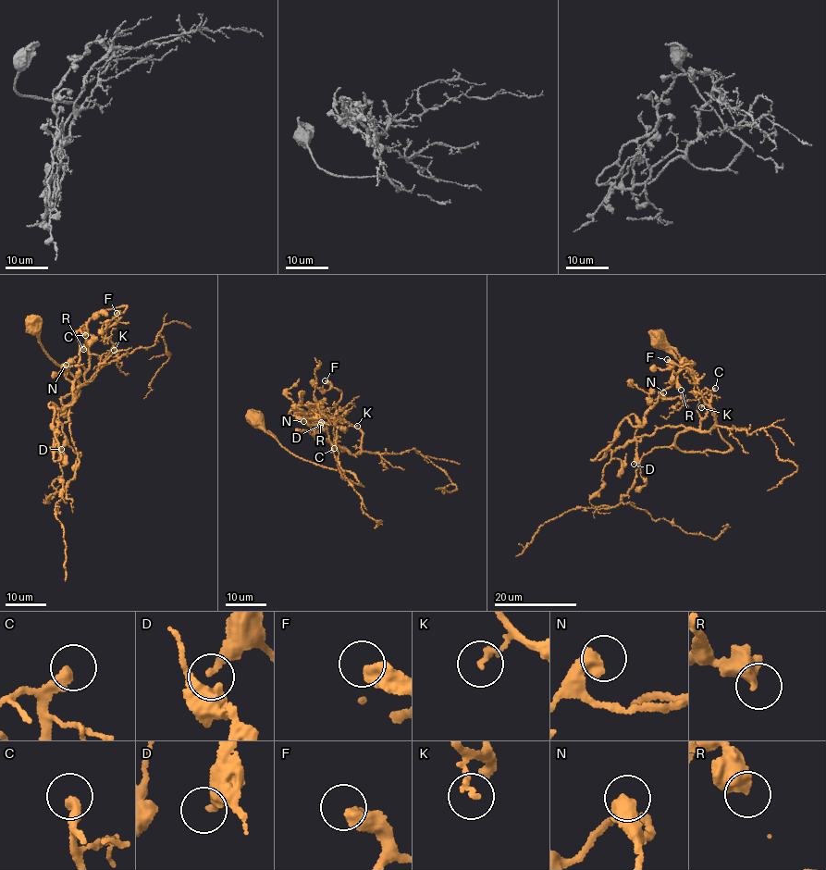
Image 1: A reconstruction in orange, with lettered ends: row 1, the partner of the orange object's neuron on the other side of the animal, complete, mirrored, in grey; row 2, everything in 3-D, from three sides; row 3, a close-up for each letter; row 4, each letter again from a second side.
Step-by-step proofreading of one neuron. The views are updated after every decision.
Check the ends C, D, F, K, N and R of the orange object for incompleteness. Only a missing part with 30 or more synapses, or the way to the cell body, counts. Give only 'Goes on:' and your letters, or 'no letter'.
Goes on: C

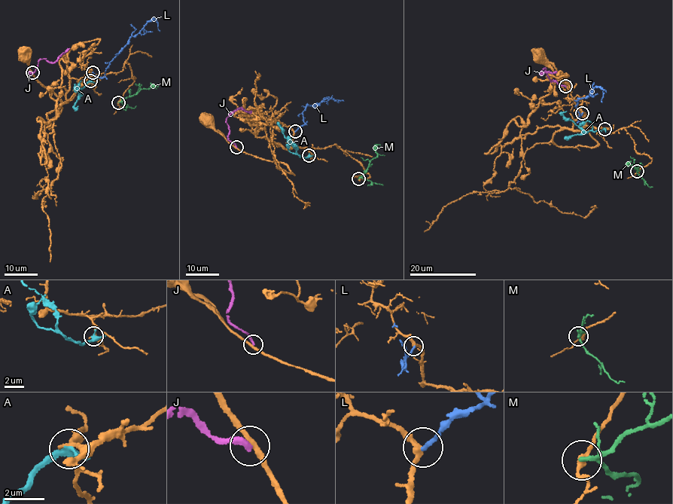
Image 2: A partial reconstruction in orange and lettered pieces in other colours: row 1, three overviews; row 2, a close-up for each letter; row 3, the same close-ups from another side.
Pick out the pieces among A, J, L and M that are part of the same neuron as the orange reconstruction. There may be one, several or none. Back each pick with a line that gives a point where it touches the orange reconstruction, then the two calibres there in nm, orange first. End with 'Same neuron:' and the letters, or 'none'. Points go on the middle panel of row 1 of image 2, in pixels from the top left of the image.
L: (295, 131) | 280/220 nm
Same neuron: L

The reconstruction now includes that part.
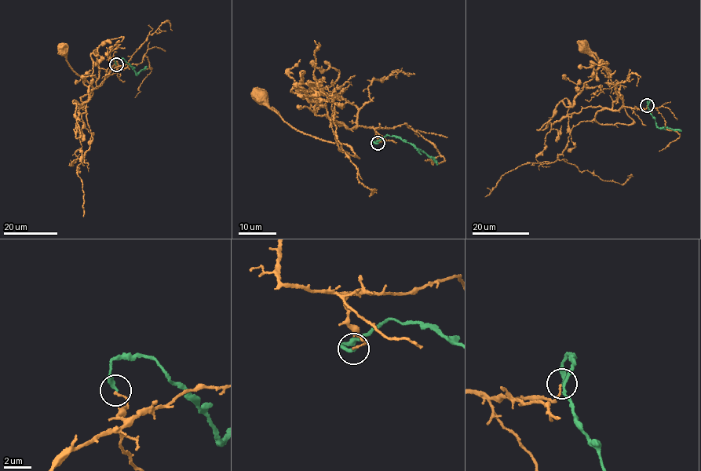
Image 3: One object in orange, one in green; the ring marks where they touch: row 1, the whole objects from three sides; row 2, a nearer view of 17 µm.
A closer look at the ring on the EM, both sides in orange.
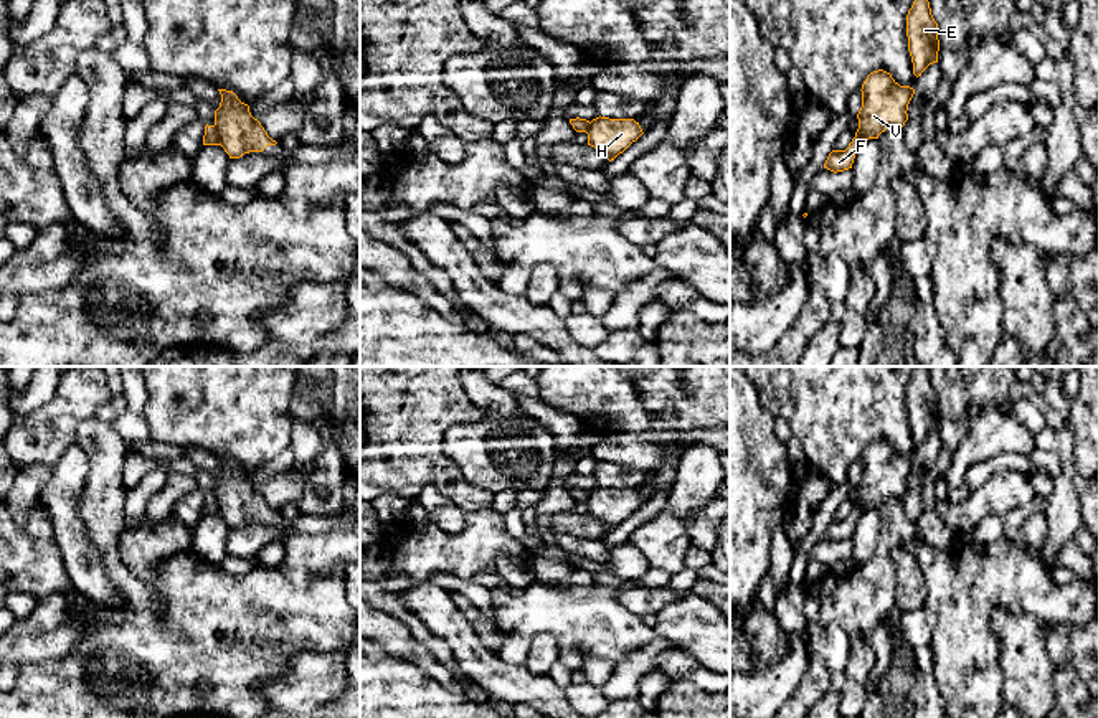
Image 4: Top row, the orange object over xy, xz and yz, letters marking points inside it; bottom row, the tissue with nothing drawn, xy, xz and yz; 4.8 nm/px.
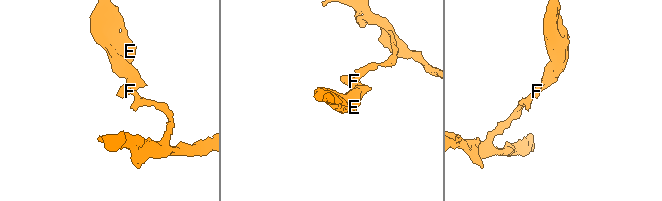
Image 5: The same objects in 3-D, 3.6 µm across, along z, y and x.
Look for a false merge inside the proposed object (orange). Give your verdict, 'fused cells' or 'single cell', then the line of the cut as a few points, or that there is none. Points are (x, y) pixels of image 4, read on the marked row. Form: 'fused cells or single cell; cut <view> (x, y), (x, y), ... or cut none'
fused cells; cut xy (213, 126), (220, 144)

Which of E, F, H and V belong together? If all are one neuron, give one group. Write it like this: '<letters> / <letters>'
E H V / F

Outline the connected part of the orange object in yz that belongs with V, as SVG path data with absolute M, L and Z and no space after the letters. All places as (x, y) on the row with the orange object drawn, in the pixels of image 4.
M878 69L862 84L862 107L857 114L857 135L862 142L878 139L890 127L902 129L908 120L908 104L915 94L910 86L900 86L890 73Z

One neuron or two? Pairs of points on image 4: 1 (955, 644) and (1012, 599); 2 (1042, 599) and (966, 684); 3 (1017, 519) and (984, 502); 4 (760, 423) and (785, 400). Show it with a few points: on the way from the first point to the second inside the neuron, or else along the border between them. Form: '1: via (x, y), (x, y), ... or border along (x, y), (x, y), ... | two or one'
1: via (965, 628), (996, 599) | one
2: via (1009, 598), (994, 598), (966, 626), (966, 651) | one
3: border along (1036, 495), (1027, 505), (1009, 510), (1003, 517) | two
4: border along (752, 383), (760, 403), (775, 418) | two

